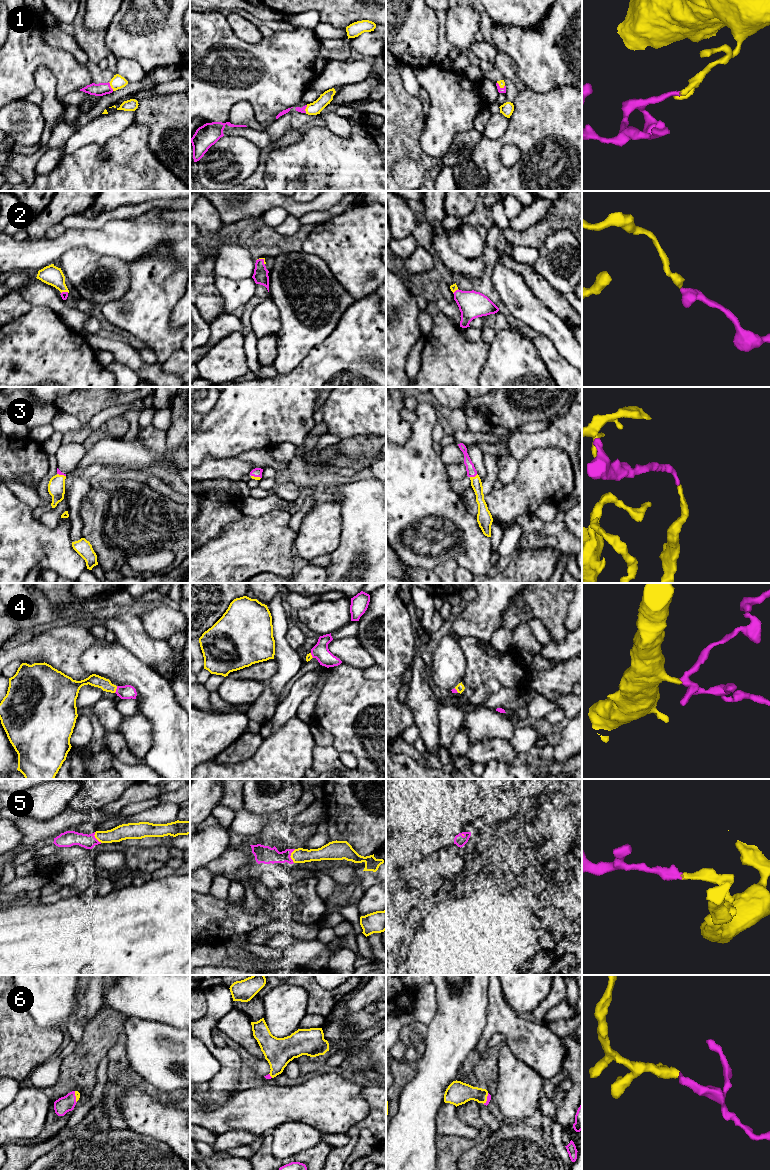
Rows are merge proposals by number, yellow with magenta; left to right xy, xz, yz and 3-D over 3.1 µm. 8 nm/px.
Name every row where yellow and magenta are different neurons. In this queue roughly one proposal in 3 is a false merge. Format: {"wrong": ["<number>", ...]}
{"wrong": []}

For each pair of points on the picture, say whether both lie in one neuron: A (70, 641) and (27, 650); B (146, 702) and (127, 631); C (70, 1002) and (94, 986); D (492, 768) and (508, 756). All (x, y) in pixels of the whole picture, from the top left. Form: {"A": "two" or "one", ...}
{"A": "one", "B": "two", "C": "two", "D": "two"}

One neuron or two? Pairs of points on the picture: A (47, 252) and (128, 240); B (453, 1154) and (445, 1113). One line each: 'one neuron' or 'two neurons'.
A: one neuron
B: two neurons

